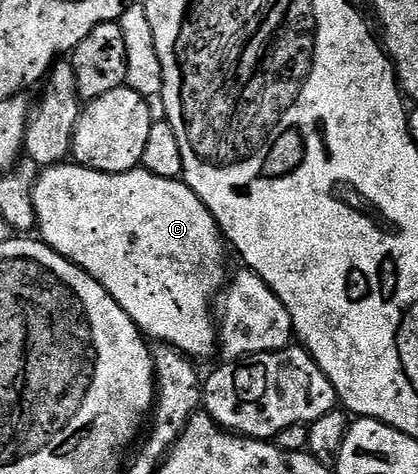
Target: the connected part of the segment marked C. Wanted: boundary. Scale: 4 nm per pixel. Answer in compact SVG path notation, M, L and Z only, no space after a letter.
M61 163L45 168L37 176L32 198L38 233L44 244L86 270L130 315L145 338L173 345L179 353L193 359L217 356L214 302L230 277L228 257L224 254L226 242L214 215L189 185L180 179L162 179L162 175L154 175L143 167L125 173L103 173L85 165Z

